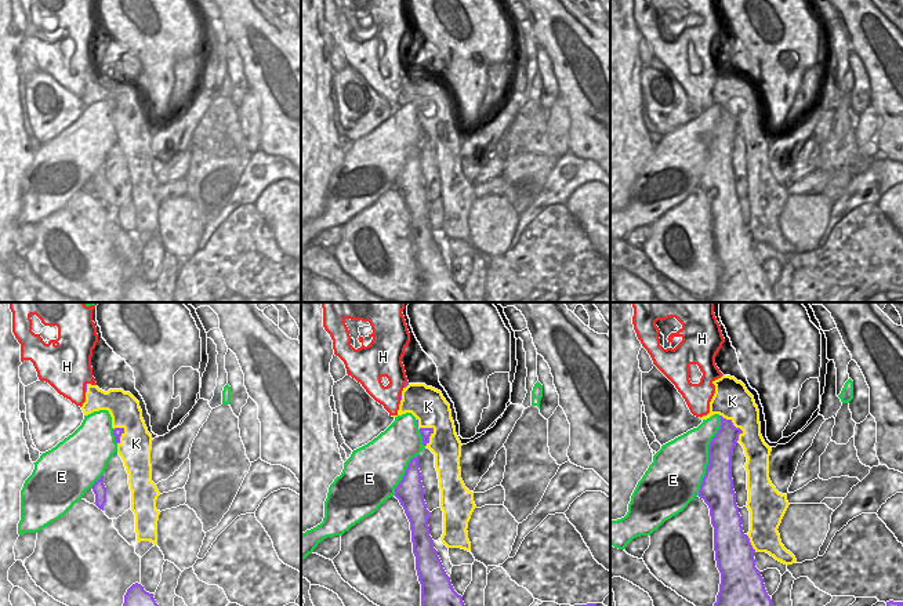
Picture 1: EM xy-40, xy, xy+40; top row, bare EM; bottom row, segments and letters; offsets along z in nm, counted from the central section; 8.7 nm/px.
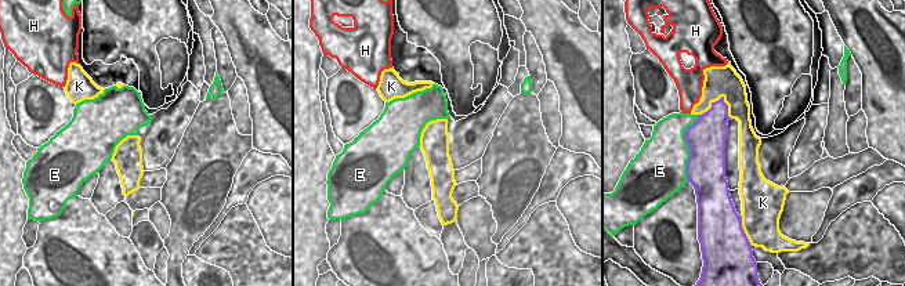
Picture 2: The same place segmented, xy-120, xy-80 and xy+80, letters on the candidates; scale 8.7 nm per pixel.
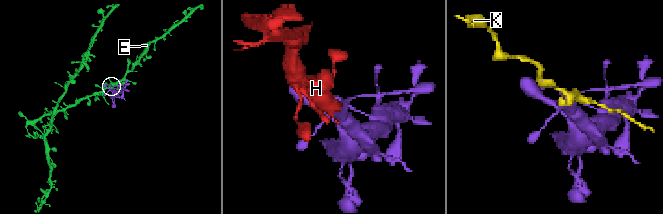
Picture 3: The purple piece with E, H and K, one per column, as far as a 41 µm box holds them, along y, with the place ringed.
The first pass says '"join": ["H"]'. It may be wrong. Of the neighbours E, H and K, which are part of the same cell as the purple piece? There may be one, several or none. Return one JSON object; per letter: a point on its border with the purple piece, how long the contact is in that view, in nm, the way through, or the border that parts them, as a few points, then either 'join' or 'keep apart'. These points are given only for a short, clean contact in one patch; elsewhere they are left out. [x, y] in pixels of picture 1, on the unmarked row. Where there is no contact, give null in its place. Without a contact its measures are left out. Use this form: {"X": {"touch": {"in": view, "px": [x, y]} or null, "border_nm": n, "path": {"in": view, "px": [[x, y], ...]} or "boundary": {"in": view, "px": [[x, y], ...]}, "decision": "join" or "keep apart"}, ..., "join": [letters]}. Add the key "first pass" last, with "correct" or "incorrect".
{"E": {"touch": {"in": "xy+40", "px": [709, 147]}, "border_nm": 700, "decision": "keep apart"}, "H": {"touch": {"in": "xy-40", "px": [86, 77]}, "border_nm": 80, "decision": "join"}, "K": {"touch": {"in": "xy", "px": [431, 119]}, "border_nm": 260, "decision": "keep apart"}, "join": ["H"], "first pass": "correct"}

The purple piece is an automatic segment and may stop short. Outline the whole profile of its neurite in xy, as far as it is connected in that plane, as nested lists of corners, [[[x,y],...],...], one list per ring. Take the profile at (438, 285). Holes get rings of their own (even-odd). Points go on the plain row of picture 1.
[[[418,146],[410,150],[394,186],[410,213],[416,261],[421,275],[421,297],[414,302],[465,302],[463,287],[454,282],[429,226],[431,203],[424,192]]]

